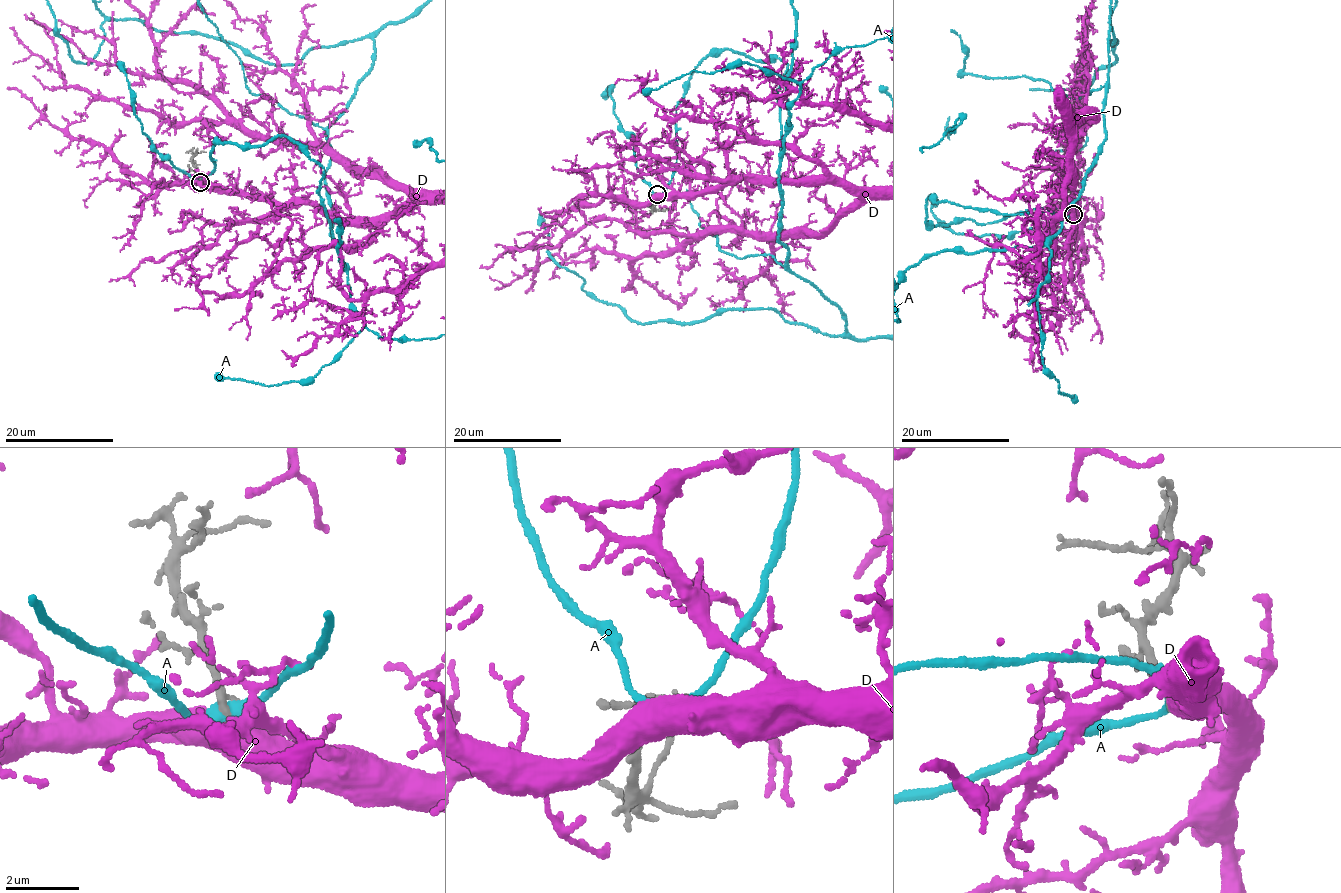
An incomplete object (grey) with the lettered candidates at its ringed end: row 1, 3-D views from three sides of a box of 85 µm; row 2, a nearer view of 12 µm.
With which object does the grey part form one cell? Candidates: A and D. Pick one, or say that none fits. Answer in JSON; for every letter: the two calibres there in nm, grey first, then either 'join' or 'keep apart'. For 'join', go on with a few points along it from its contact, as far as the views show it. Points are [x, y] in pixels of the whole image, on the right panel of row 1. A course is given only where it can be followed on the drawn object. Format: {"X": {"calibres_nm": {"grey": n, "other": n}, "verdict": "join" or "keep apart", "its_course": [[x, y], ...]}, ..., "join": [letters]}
{"A": {"calibres_nm": {"grey": 280, "other": 400}, "verdict": "keep apart"}, "D": {"calibres_nm": {"grey": 150, "other": 700}, "verdict": "join"}, "join": ["D"]}

